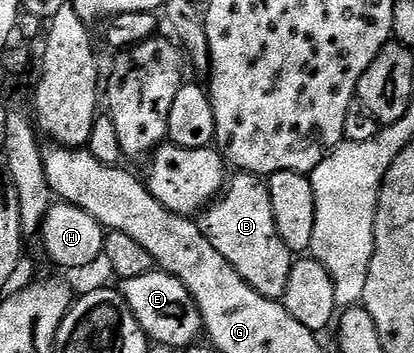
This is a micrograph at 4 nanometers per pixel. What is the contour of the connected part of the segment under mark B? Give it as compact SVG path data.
M238 171L236 175L226 183L223 194L200 213L201 233L256 292L268 300L280 301L285 294L287 274L291 274L294 253L275 230L268 183L251 172Z

